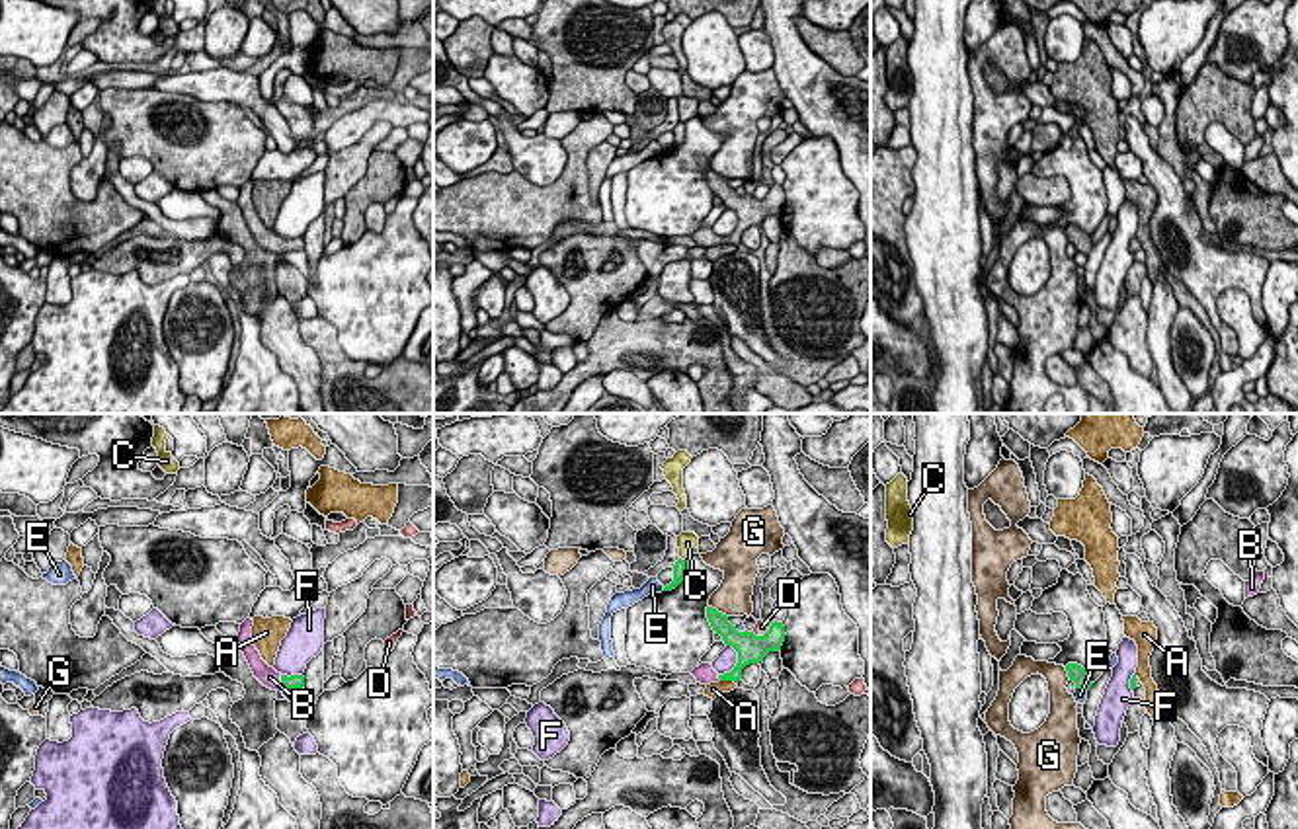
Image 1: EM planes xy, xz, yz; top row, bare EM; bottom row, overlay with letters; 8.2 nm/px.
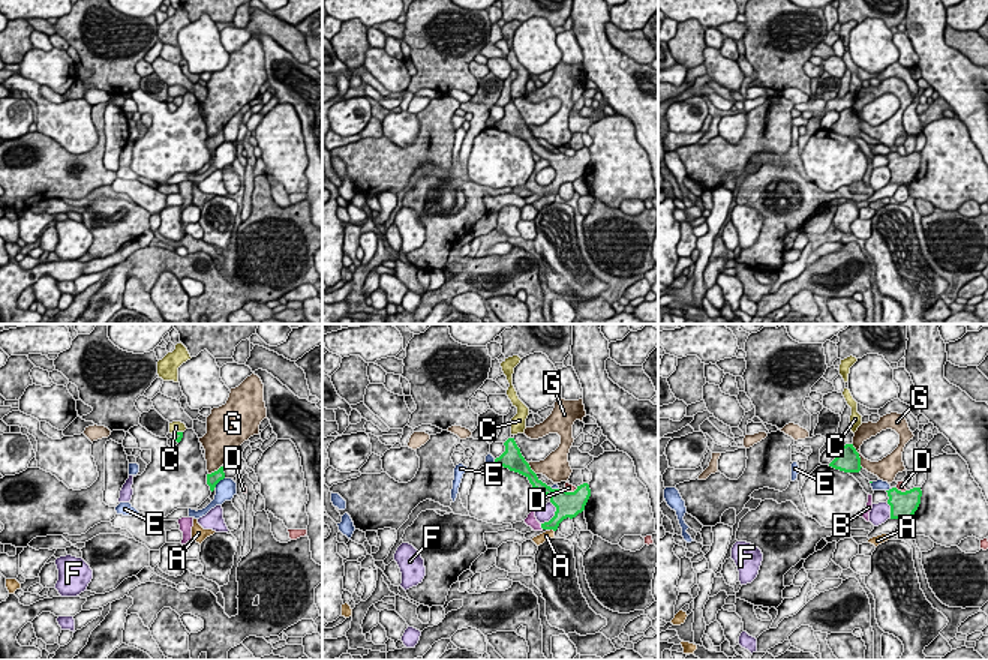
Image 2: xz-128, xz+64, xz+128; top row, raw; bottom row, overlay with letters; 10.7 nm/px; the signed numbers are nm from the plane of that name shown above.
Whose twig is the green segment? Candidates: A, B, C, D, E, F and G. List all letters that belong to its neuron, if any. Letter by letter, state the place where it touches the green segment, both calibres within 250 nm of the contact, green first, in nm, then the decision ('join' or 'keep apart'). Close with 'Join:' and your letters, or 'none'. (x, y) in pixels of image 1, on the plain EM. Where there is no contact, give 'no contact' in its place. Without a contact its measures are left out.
A: contact xz (729, 242); calibres 140 and 120 nm; keep apart
B: contact xy (282, 246); calibres 130 and 160 nm; join
C: contact xz (680, 121); calibres 100 and 170 nm; keep apart
D: contact xz (764, 197); calibres 240 and 100 nm; keep apart
E: contact xz (740, 196); calibres 240 and 70 nm; keep apart
F: contact xz (736, 227); calibres 240 and 170 nm; keep apart
G: contact xz (717, 174); calibres 140 and 300 nm; keep apart
Join: B

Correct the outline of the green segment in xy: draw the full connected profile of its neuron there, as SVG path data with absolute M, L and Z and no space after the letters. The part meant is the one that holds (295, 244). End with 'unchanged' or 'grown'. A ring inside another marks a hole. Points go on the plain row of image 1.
M246 181L240 187L240 195L238 195L236 203L242 211L242 217L246 220L254 240L271 254L303 252L304 250L303 238L291 238L291 240L281 238L262 222L260 215L254 209L254 203L252 203L252 189L254 189L254 183Z; grown

